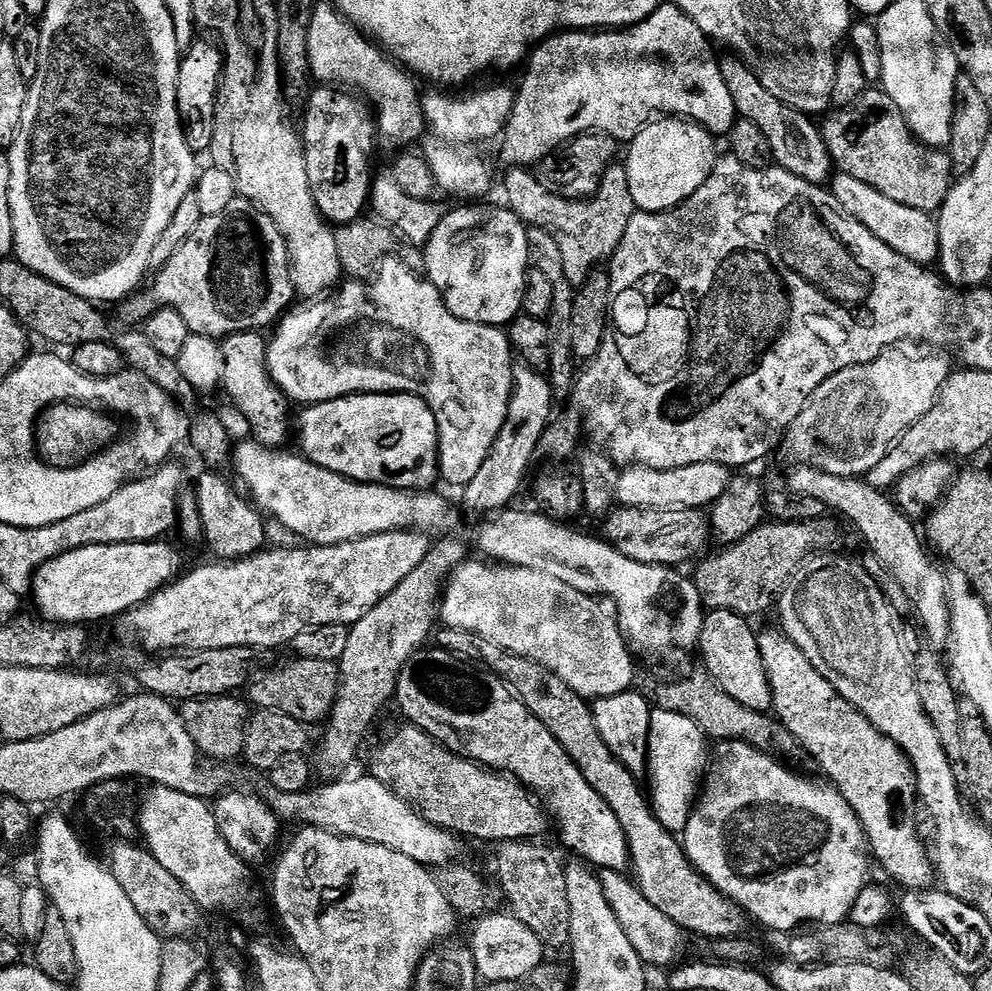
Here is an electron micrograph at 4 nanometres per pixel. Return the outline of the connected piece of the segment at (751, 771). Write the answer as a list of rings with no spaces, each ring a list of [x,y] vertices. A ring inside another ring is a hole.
[[[741,740],[717,743],[692,817],[682,833],[684,850],[692,865],[718,891],[735,900],[755,923],[757,920],[773,928],[773,933],[788,934],[801,926],[845,923],[856,899],[870,882],[870,845],[864,823],[831,783],[807,780],[779,762],[784,763],[773,753]]]

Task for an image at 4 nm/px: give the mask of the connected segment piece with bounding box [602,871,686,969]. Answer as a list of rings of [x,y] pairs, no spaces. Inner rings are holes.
[[[605,871],[602,879],[606,898],[616,917],[622,922],[634,950],[638,950],[638,954],[644,959],[645,965],[657,964],[660,968],[666,967],[665,969],[675,965],[681,959],[679,956],[684,952],[685,929],[681,928],[679,924],[675,924],[666,914],[662,914],[662,910],[658,910],[658,906],[651,904],[625,873]]]

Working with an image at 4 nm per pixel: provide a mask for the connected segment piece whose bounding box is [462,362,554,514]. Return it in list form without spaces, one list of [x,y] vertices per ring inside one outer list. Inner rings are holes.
[[[523,362],[513,363],[512,366],[512,397],[506,414],[506,422],[494,440],[494,446],[482,462],[482,470],[474,474],[469,484],[464,485],[462,495],[464,504],[472,512],[488,512],[484,514],[496,514],[507,509],[508,504],[520,492],[524,479],[528,476],[528,467],[532,459],[540,452],[540,439],[547,430],[548,425],[554,419],[552,413],[554,397],[552,395],[552,383],[547,375],[534,370]]]

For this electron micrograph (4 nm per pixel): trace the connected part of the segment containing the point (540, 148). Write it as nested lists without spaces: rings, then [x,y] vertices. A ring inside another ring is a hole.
[[[661,3],[660,8],[653,16],[646,18],[646,22],[635,24],[632,28],[623,30],[560,30],[555,34],[549,35],[531,49],[530,55],[526,60],[528,73],[524,76],[520,88],[516,92],[516,105],[512,108],[512,118],[508,121],[504,135],[501,139],[502,160],[508,164],[507,167],[532,168],[545,160],[557,148],[564,147],[569,140],[576,136],[583,136],[585,132],[604,132],[607,136],[612,136],[618,142],[631,142],[632,139],[643,128],[660,118],[683,118],[692,120],[696,124],[702,125],[707,132],[711,132],[713,137],[724,138],[732,131],[738,119],[734,98],[730,98],[730,90],[726,90],[726,82],[722,82],[722,70],[717,53],[712,53],[714,49],[713,41],[706,35],[694,21],[685,14],[681,8],[677,8],[675,3]]]

